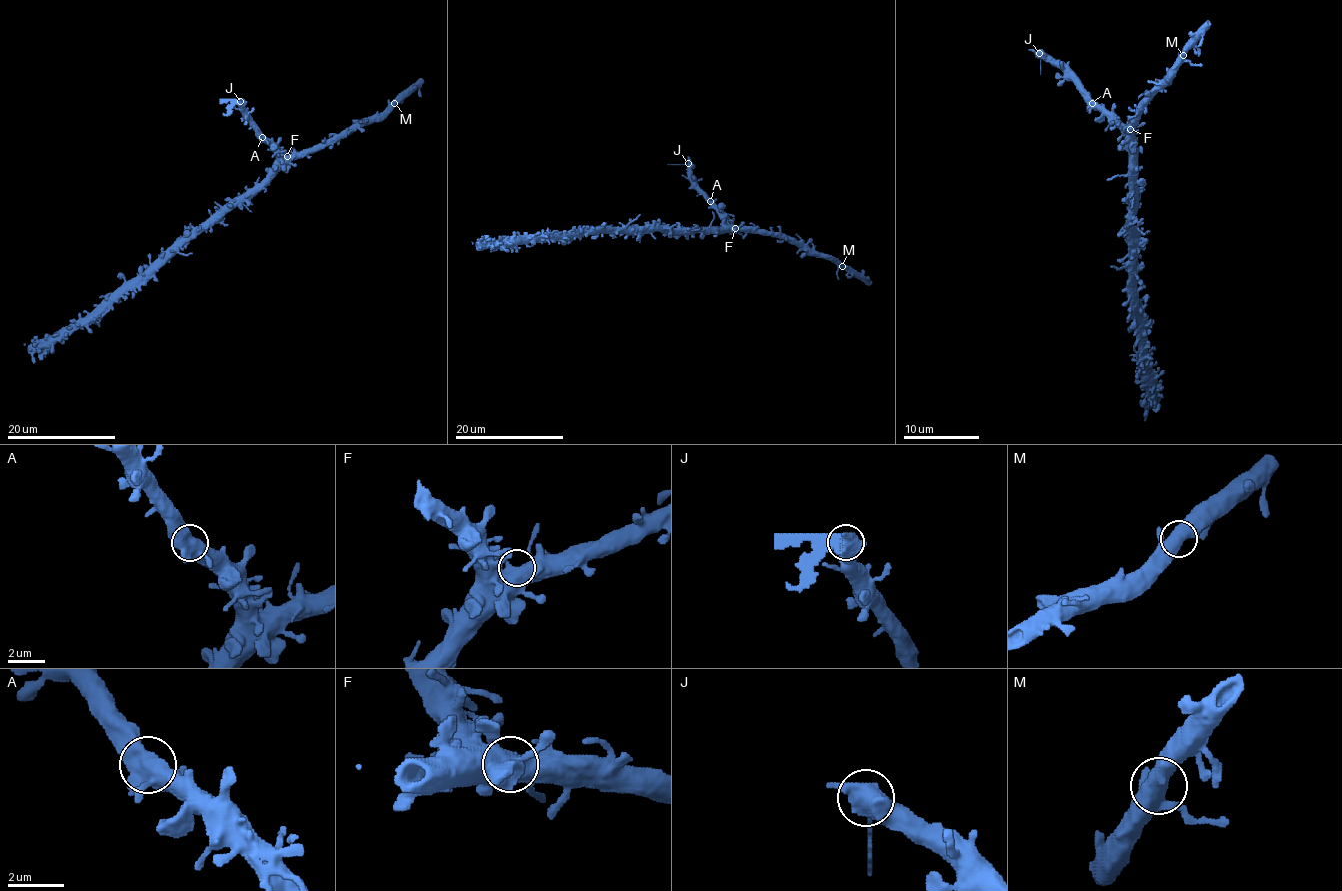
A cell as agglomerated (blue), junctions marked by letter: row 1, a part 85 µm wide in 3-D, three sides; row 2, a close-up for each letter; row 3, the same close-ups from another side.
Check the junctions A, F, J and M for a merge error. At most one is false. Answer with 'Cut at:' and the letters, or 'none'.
Cut at: J

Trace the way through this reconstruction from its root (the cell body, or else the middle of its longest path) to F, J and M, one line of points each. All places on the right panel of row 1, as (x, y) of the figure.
F: (1134, 207), (1136, 137), (1130, 129)
J: (1134, 207), (1132, 146), (1128, 139), (1058, 67), (1039, 53)
M: (1134, 207), (1132, 124), (1139, 108), (1174, 74), (1183, 55)

